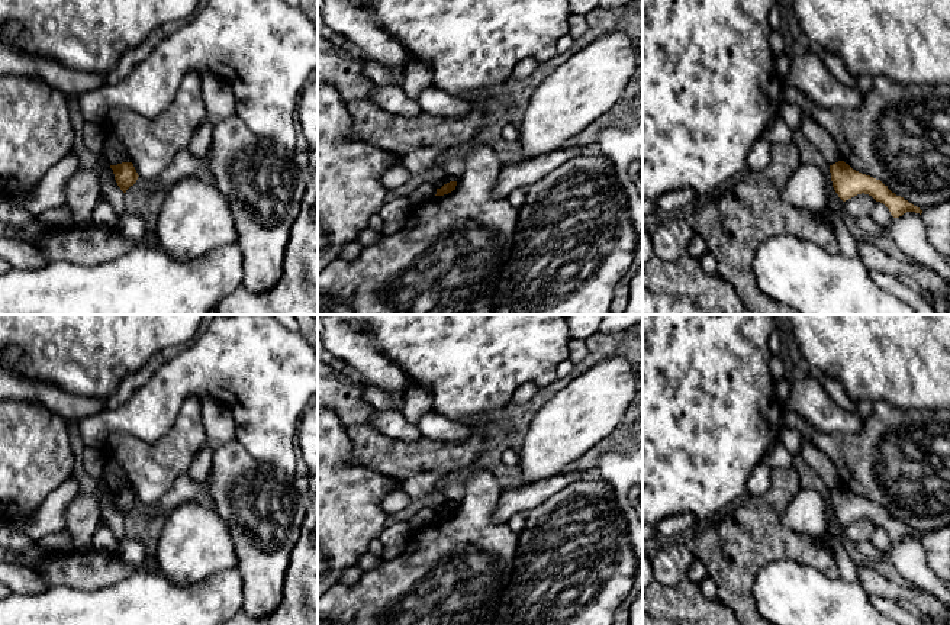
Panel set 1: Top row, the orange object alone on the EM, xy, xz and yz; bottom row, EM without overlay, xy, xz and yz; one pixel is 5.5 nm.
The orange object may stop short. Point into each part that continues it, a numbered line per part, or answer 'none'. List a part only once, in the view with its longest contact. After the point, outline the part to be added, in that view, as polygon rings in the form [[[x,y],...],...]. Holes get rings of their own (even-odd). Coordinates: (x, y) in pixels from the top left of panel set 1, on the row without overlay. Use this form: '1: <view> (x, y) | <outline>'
none

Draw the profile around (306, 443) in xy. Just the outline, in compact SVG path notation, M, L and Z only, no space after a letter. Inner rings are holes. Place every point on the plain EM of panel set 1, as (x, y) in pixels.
M318 405L307 407L297 428L299 457L307 465L310 474L318 471Z

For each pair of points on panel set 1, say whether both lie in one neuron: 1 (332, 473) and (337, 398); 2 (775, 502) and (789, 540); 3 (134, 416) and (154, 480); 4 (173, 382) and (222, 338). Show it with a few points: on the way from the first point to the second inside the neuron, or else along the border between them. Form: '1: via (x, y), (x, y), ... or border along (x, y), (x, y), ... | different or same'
1: border along (332, 409), (351, 444) | different
2: via (775, 511), (775, 525), (781, 531) | same
3: border along (171, 424), (153, 441), (125, 434), (106, 440) | different
4: via (184, 376), (211, 350) | same

